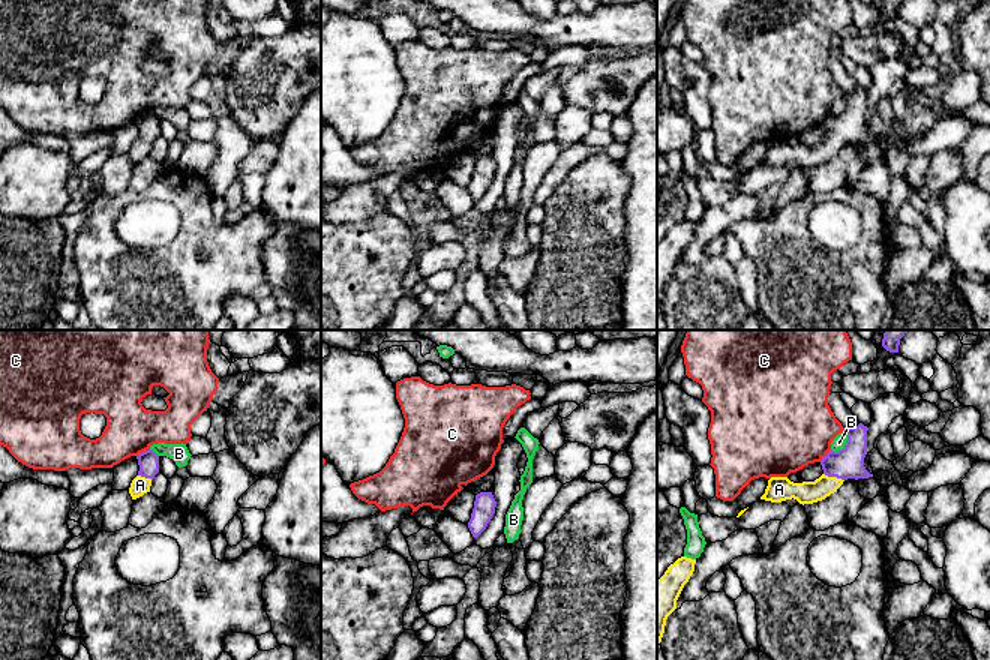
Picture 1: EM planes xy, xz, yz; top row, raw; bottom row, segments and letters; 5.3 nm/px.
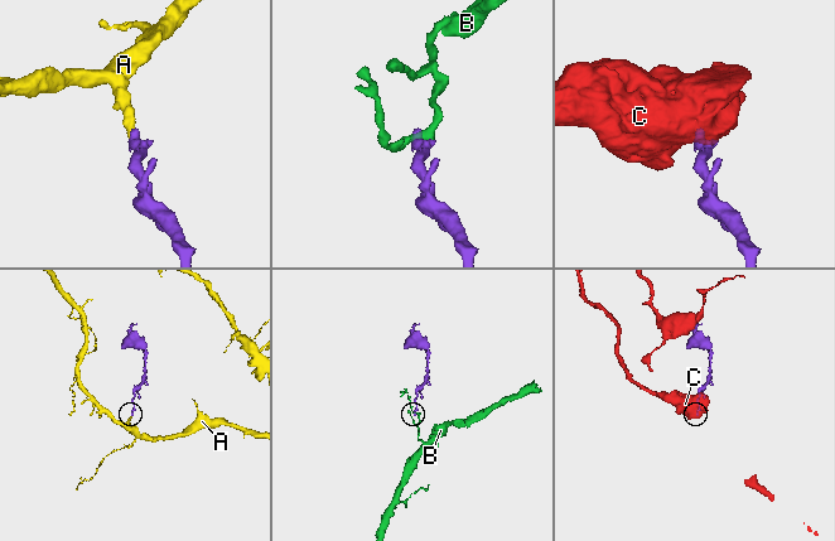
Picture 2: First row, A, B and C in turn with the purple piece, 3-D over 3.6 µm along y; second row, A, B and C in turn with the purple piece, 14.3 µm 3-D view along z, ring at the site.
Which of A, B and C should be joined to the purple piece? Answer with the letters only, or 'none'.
A

